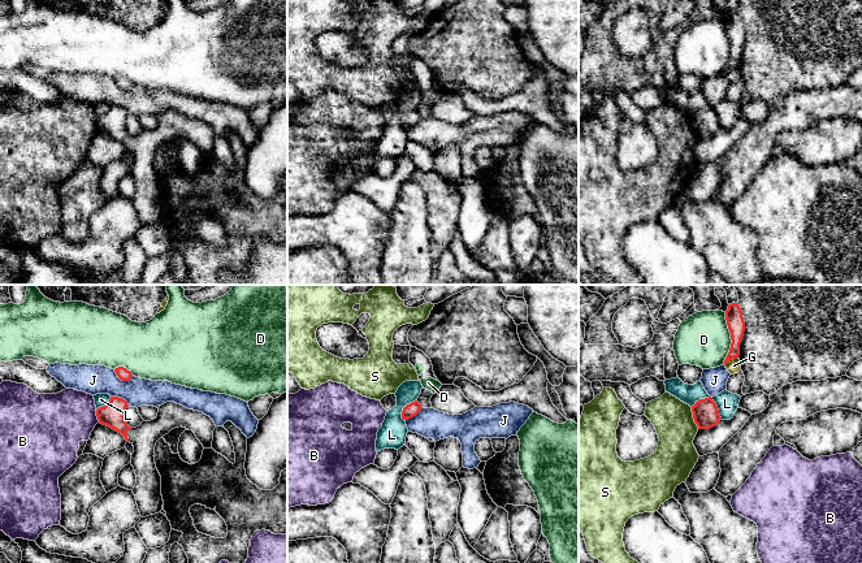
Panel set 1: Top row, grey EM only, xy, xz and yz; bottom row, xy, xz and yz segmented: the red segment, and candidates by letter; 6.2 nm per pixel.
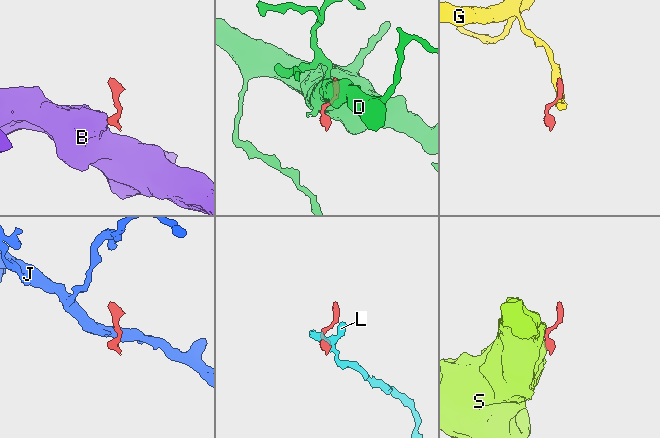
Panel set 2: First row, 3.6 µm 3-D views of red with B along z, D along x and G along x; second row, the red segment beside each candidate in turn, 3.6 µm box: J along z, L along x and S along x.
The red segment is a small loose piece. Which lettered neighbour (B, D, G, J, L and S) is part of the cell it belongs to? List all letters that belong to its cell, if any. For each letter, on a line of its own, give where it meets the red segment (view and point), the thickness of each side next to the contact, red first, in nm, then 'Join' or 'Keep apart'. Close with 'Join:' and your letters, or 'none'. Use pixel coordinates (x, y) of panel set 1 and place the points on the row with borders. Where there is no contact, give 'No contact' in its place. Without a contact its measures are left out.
B: Touches red at xy (96, 415). Thickness 150 nm (red) against 360 nm. Keep apart
D: Touches red at yz (731, 338). Thickness 110 nm (red) against 340 nm. Keep apart
G: Touches red at yz (731, 359). Thickness 110 nm (red) against 90 nm. Keep apart
J: Touches red at xy (122, 380). Thickness 70 nm (red) against 180 nm. Keep apart
L: Touches red at yz (711, 398). Thickness 160 nm (red) against 130 nm. Keep apart
S: Touches red at yz (693, 418). Thickness 160 nm (red) against 260 nm. Keep apart
Join: none

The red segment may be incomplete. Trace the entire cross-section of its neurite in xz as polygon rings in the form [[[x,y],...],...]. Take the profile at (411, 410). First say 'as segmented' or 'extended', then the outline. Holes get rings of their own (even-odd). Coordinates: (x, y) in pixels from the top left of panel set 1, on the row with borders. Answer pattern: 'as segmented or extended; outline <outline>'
as segmented; outline [[[417,400],[407,404],[407,406],[403,408],[403,411],[402,411],[402,419],[403,419],[403,420],[408,420],[408,419],[416,416],[416,415],[421,411],[421,408],[423,408],[423,407],[421,407],[421,404],[420,404]]]

